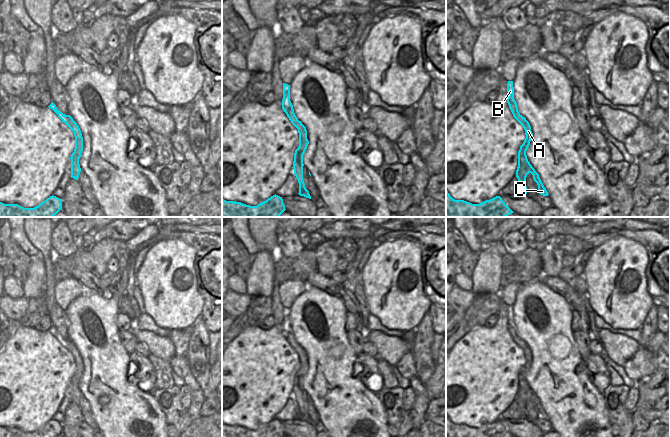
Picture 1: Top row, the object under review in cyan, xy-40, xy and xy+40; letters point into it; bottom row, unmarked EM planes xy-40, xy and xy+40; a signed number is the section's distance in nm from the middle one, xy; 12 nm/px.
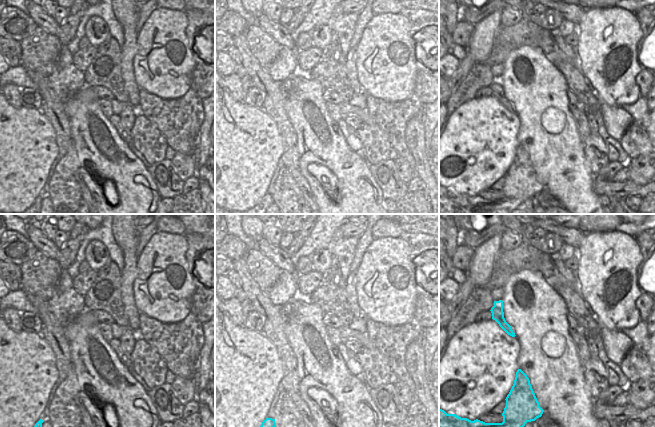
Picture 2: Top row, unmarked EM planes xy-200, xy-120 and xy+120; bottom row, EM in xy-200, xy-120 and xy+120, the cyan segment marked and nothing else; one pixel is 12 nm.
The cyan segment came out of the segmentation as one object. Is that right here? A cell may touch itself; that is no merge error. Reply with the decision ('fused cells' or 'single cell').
fused cells

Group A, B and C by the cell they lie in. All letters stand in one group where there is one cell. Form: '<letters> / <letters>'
A B / C

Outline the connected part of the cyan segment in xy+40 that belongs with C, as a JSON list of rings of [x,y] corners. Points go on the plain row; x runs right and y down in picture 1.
[[[519,373],[519,375],[518,375],[518,381],[521,382],[520,385],[518,384],[518,391],[516,394],[516,401],[519,405],[519,407],[522,410],[525,410],[526,401],[529,397],[531,397],[533,399],[534,405],[538,409],[538,417],[543,420],[548,420],[549,418],[548,418],[546,412],[544,411],[544,409],[539,401],[539,398],[532,391],[532,389],[530,388],[530,386],[527,383],[527,379],[521,373]]]

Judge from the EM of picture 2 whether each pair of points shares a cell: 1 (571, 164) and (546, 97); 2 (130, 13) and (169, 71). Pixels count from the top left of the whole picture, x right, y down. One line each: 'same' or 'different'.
1: same
2: different

